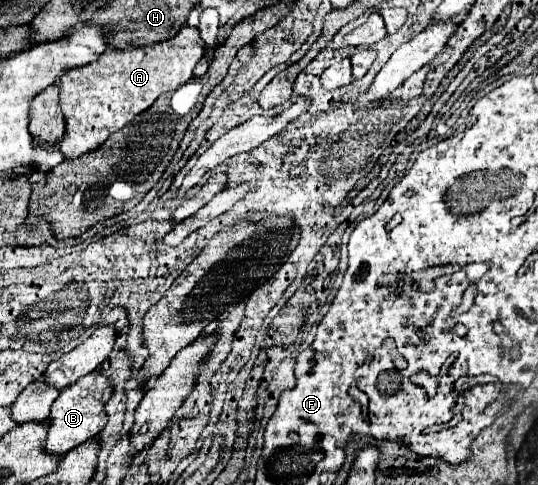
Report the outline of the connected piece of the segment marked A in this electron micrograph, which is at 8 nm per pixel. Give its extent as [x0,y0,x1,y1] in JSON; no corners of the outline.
[57,24,205,160]

